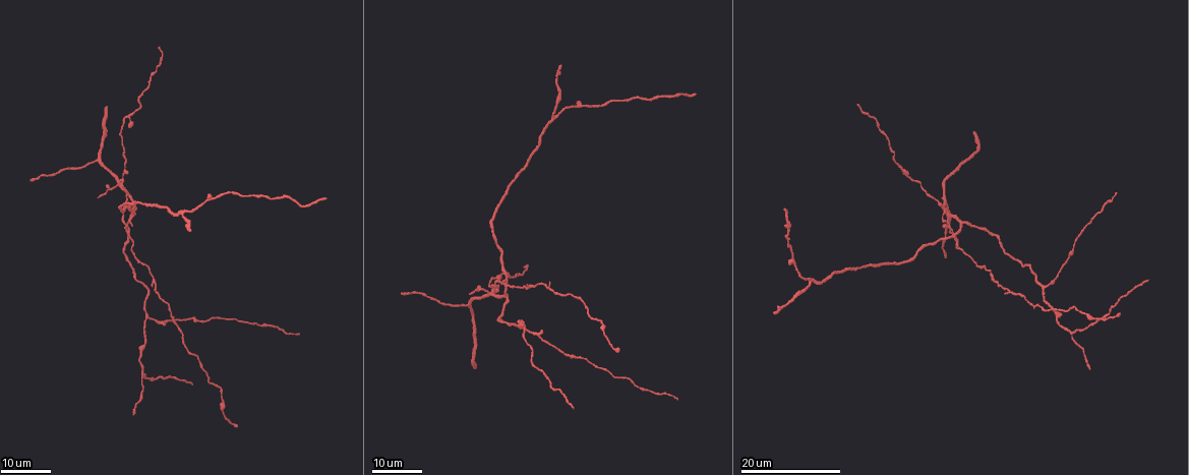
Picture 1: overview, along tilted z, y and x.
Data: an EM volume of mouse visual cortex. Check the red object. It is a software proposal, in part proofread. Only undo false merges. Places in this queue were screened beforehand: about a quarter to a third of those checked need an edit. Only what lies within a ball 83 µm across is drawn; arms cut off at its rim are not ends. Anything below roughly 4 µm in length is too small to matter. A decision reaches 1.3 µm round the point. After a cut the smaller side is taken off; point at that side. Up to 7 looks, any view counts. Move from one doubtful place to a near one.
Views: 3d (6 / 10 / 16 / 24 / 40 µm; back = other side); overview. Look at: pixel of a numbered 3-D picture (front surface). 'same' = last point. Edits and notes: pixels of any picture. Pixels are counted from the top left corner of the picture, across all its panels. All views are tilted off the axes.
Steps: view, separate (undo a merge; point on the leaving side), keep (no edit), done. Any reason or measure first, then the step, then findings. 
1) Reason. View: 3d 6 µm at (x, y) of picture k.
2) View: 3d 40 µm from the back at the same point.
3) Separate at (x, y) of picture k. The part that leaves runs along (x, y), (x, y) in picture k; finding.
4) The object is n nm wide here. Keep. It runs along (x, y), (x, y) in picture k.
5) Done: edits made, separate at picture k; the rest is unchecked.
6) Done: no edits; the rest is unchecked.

A narrow waist. View: 3d 16 µm at (154, 321) of picture 1.

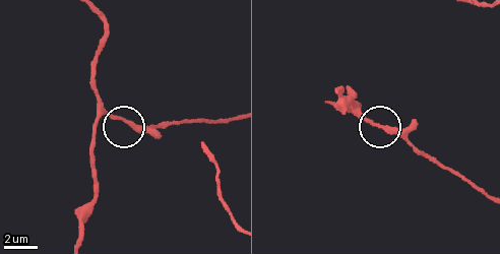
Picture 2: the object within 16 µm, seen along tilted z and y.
View: 3d 10 µm at (378, 126) of picture 2.

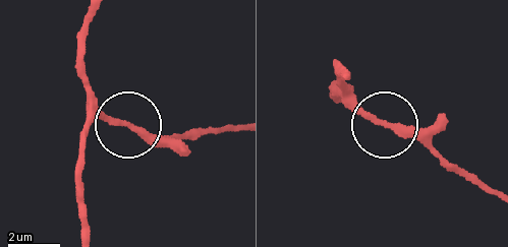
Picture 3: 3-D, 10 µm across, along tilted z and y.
View: 3d 10 µm from the back at (130, 126) of picture 3.

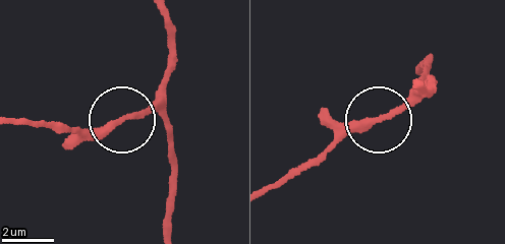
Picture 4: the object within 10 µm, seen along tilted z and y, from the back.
The object is 230 nm wide here. Keep. It runs along (159, 13), (166, 27), (161, 93), (115, 121), (66, 131) in picture 4; continuous, no second neuron.

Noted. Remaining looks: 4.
A fork. View: 3d 24 µm at (1071, 334) of picture 1.

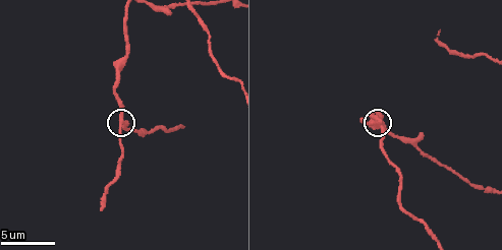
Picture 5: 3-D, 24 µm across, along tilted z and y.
View: 3d 6 µm at (123, 121) of picture 5.

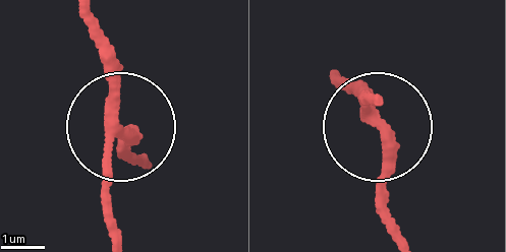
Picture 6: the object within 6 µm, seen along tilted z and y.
3 arms meet here. Keep. It runs along (92, 25), (118, 130), (107, 223) in picture 6; continuous, no second neuron.

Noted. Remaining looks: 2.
Two arms in line, one across. View: 3d 24 µm at (181, 212) of picture 1.

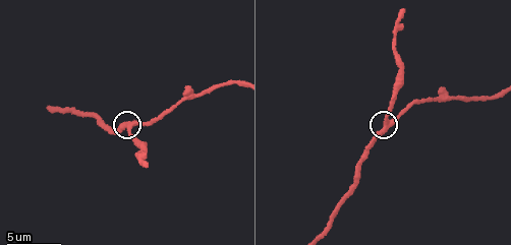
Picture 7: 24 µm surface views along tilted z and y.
Zoom in. View: 3d 6 µm at (388, 123) of picture 7.

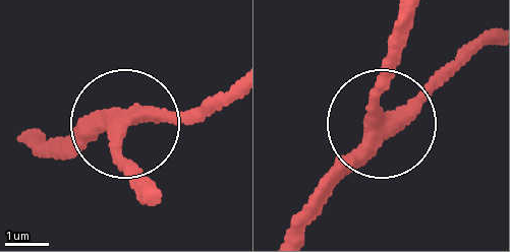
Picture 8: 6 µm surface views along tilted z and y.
3 arms meet here. Keep. One neuron here.

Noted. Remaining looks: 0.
Done: no edits; the rest is unchecked.

